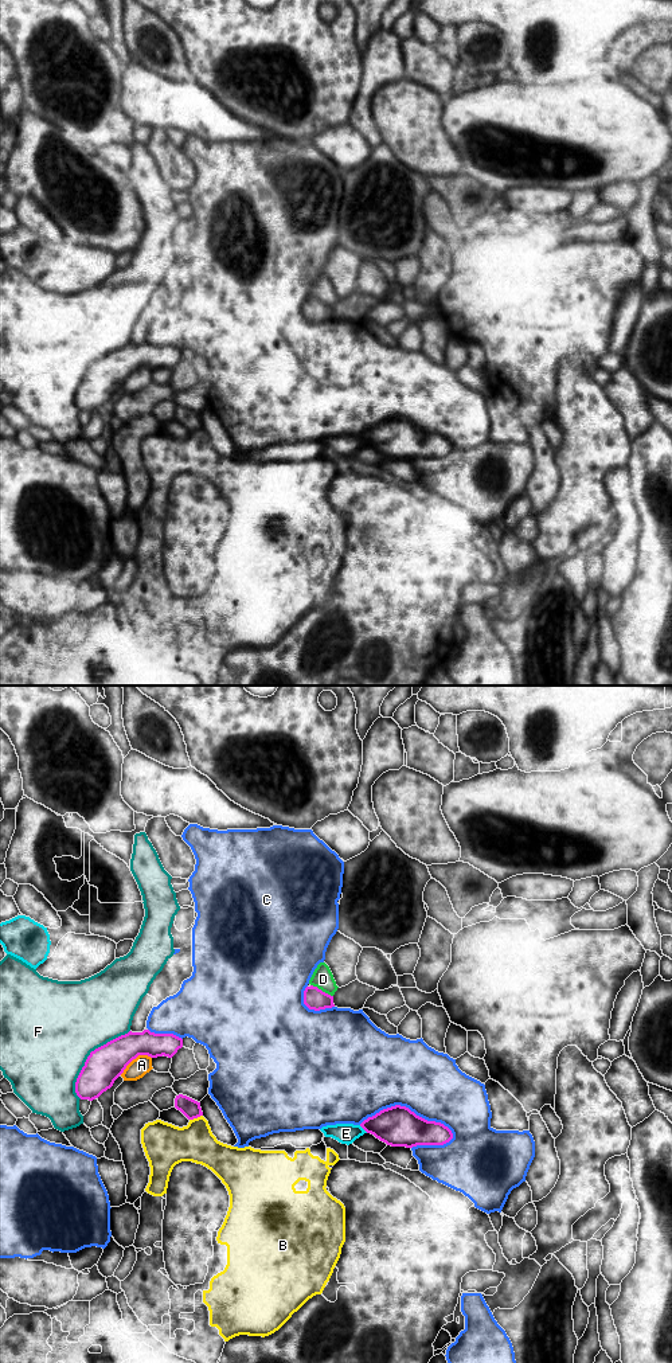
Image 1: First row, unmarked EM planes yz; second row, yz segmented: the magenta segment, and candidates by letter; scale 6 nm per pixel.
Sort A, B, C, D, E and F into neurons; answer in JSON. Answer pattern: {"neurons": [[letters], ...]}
{"neurons": [["A"], ["B", "D"], ["C"], ["E"], ["F"]]}

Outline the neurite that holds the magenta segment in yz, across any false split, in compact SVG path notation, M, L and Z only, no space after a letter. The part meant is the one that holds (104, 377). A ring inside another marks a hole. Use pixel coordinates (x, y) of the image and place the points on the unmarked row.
M129 343L90 364L77 390L75 405L81 411L93 413L110 401L138 367L172 370L181 359L183 351L173 345Z

